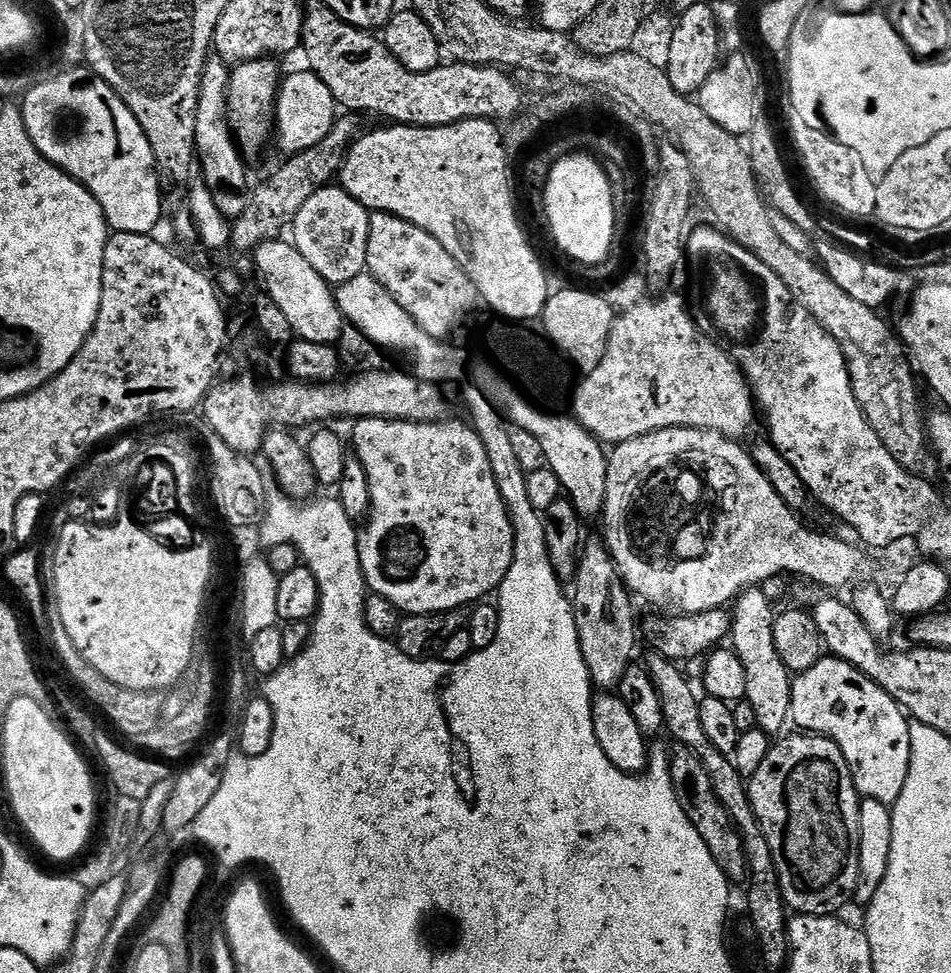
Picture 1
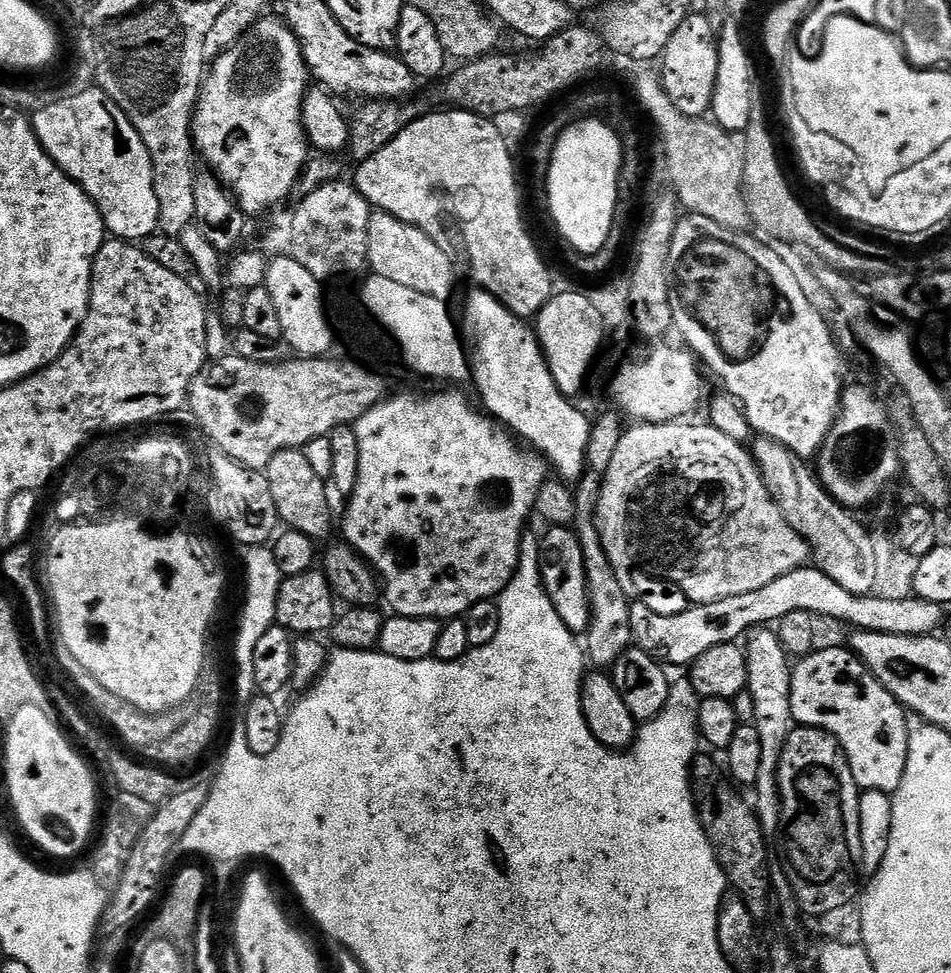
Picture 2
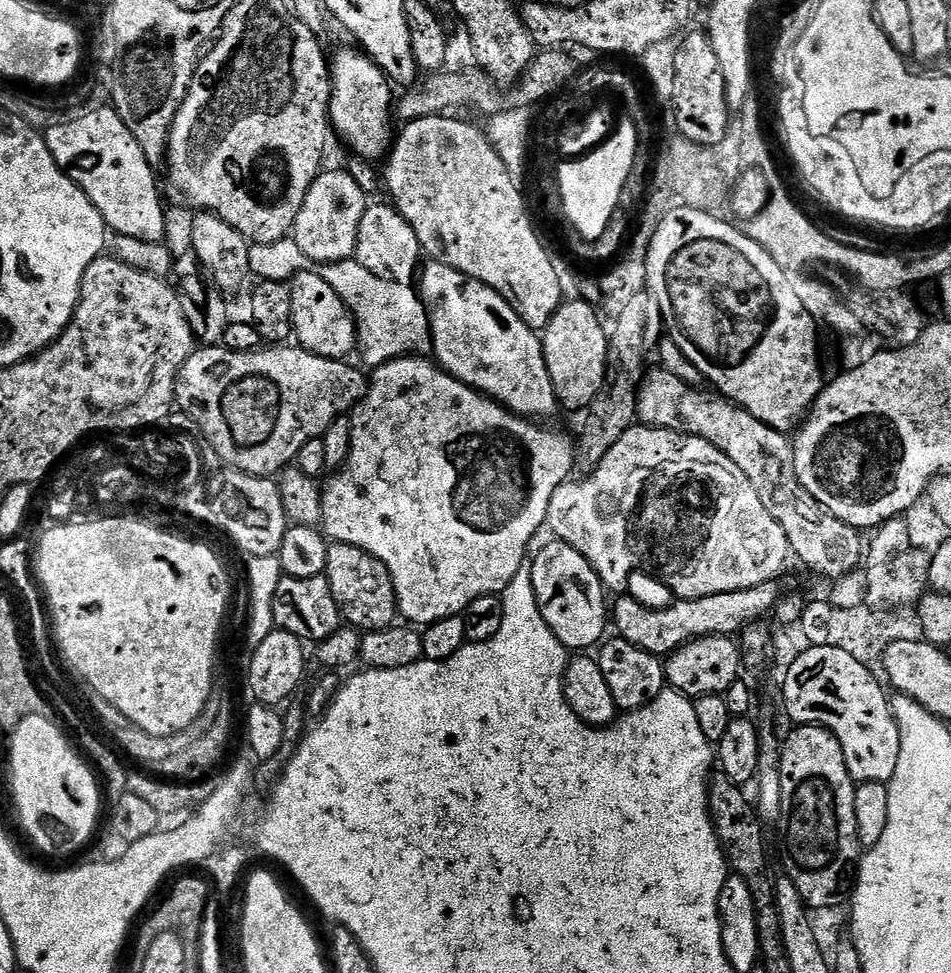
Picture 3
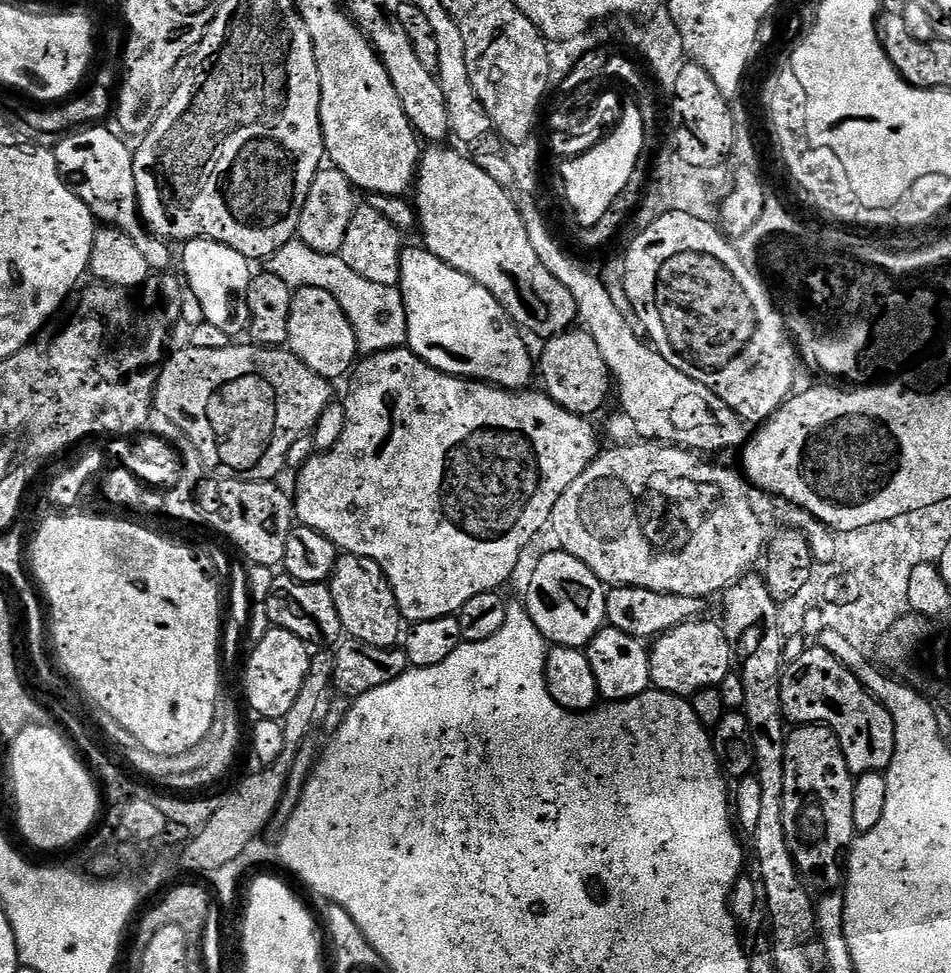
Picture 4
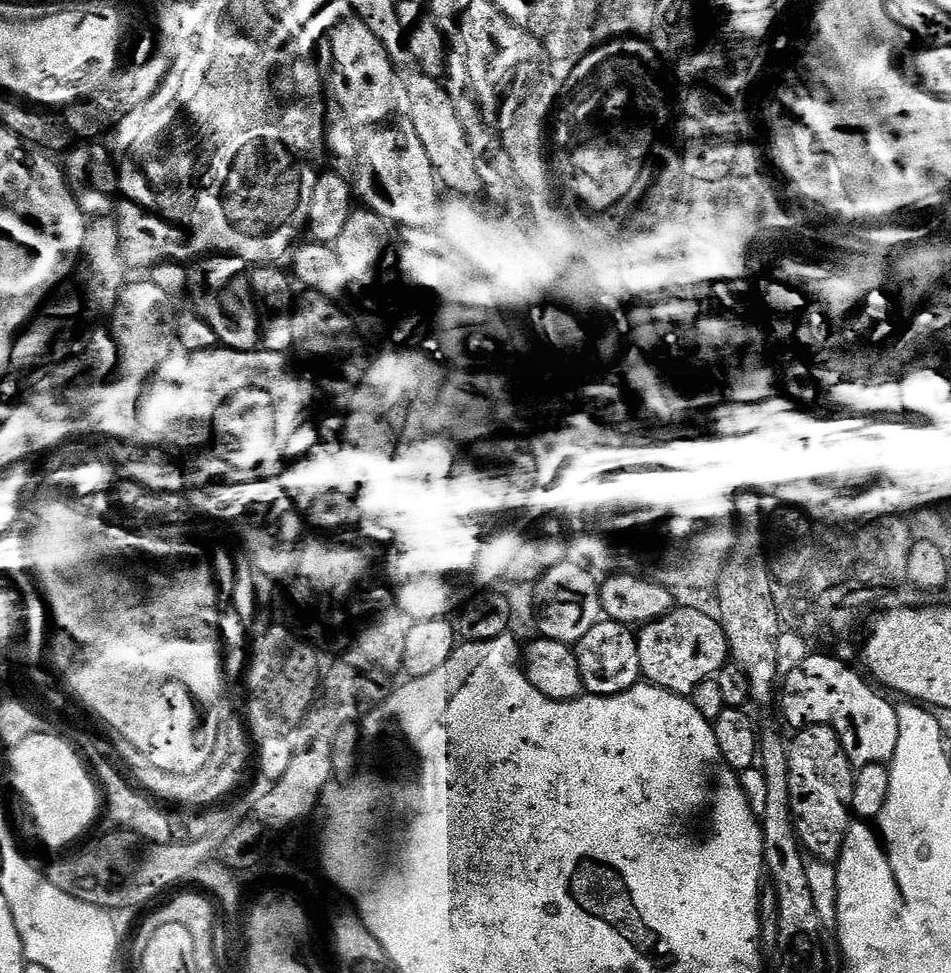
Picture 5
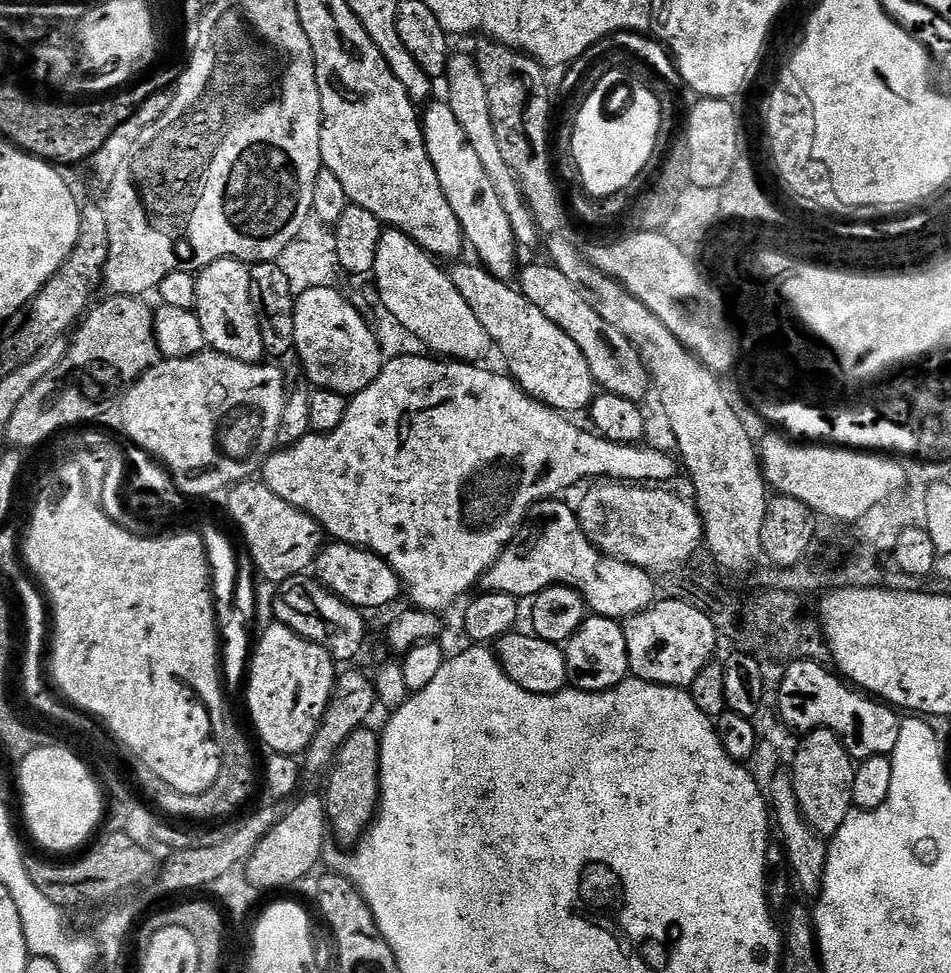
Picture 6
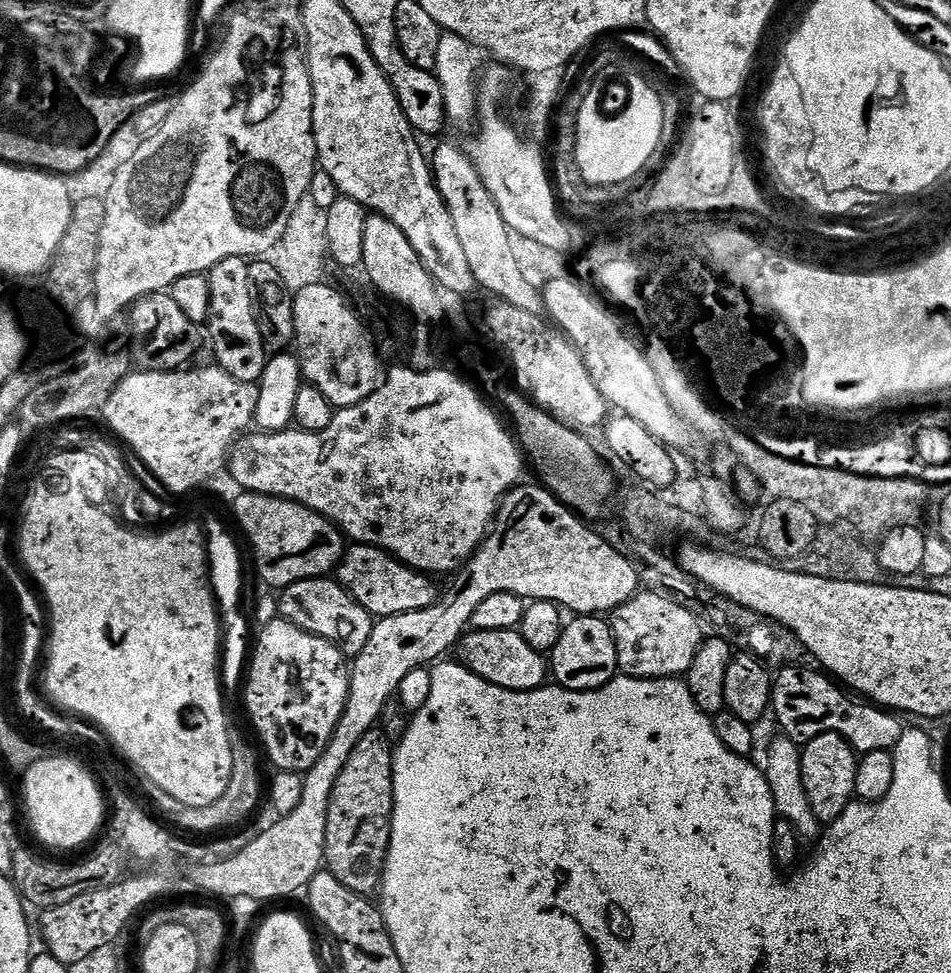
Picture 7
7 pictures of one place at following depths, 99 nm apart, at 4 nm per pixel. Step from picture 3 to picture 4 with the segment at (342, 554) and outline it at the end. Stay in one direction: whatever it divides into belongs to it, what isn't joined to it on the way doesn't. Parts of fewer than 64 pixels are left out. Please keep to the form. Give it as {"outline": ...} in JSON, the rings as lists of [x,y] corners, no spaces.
{"outline":[[[339,555],[328,585],[344,631],[351,639],[378,649],[393,648],[401,641],[404,619],[397,606],[397,598],[385,572],[373,559]]]}

